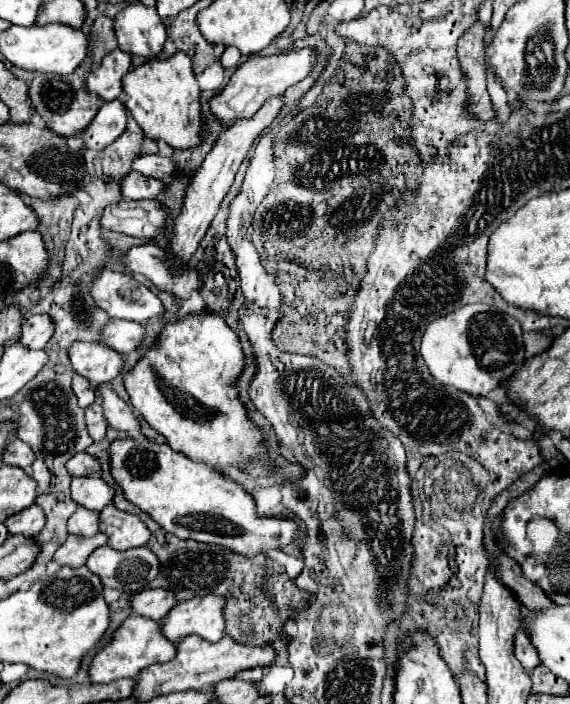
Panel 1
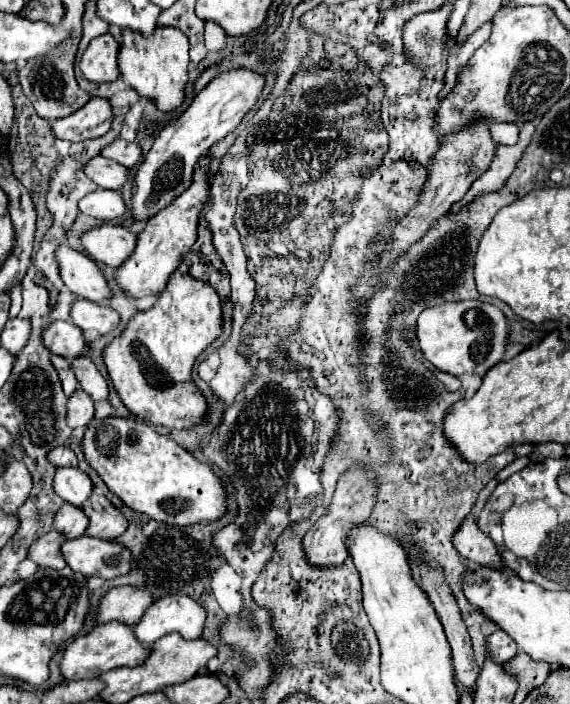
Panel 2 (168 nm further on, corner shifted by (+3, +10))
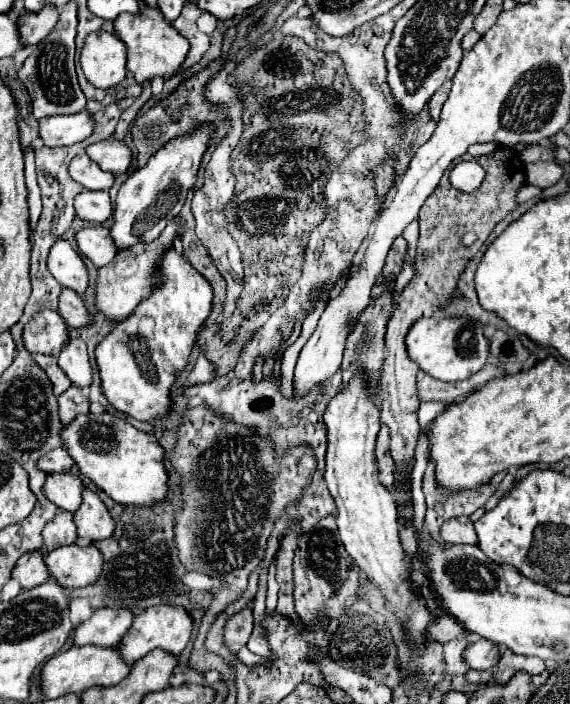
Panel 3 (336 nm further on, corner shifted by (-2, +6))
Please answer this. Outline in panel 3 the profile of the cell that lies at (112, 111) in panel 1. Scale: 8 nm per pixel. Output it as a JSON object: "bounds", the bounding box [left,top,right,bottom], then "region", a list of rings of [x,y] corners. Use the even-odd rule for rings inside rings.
{"bounds":[40,110,94,146],"region":[[[84,110],[72,116],[50,116],[40,120],[40,138],[46,146],[72,146],[92,134],[94,116]]]}

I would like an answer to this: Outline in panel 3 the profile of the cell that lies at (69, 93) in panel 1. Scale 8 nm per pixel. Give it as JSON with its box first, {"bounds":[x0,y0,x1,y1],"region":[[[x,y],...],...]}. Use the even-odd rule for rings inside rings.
{"bounds":[18,8,86,120],"region":[[[60,8],[60,20],[56,28],[36,46],[32,54],[24,60],[18,70],[18,78],[24,82],[32,98],[32,114],[36,120],[56,116],[56,114],[78,114],[86,108],[86,96],[78,86],[74,72],[74,52],[76,52],[76,26],[78,26],[78,8]]]}

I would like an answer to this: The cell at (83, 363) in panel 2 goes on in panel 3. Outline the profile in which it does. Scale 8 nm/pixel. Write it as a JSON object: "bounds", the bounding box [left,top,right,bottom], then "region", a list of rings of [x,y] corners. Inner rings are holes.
{"bounds":[58,338,92,390],"region":[[[72,338],[68,346],[58,356],[58,366],[66,372],[66,376],[82,390],[92,386],[92,366],[88,360],[86,344],[80,338]]]}

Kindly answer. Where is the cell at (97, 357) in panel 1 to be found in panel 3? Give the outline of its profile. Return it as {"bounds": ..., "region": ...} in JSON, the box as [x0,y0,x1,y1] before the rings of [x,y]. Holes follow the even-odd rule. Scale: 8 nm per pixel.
{"bounds":[24,310,70,356],"region":[[[52,310],[36,314],[24,326],[24,344],[34,354],[58,356],[64,344],[68,344],[68,340],[70,334],[68,326],[64,324],[64,318]]]}

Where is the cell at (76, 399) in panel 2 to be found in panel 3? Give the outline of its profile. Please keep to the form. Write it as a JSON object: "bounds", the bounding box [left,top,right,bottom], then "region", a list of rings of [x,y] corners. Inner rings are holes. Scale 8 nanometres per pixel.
{"bounds":[58,386,90,424],"region":[[[70,386],[58,398],[58,406],[60,406],[60,420],[62,420],[62,424],[70,424],[78,414],[88,414],[90,412],[88,396],[76,386]]]}

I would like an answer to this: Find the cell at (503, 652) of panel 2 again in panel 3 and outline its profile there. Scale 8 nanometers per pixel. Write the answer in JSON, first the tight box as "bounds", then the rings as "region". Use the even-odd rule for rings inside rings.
{"bounds":[464,640,500,670],"region":[[[478,640],[464,650],[464,660],[474,670],[490,670],[500,662],[500,650],[490,640]]]}

